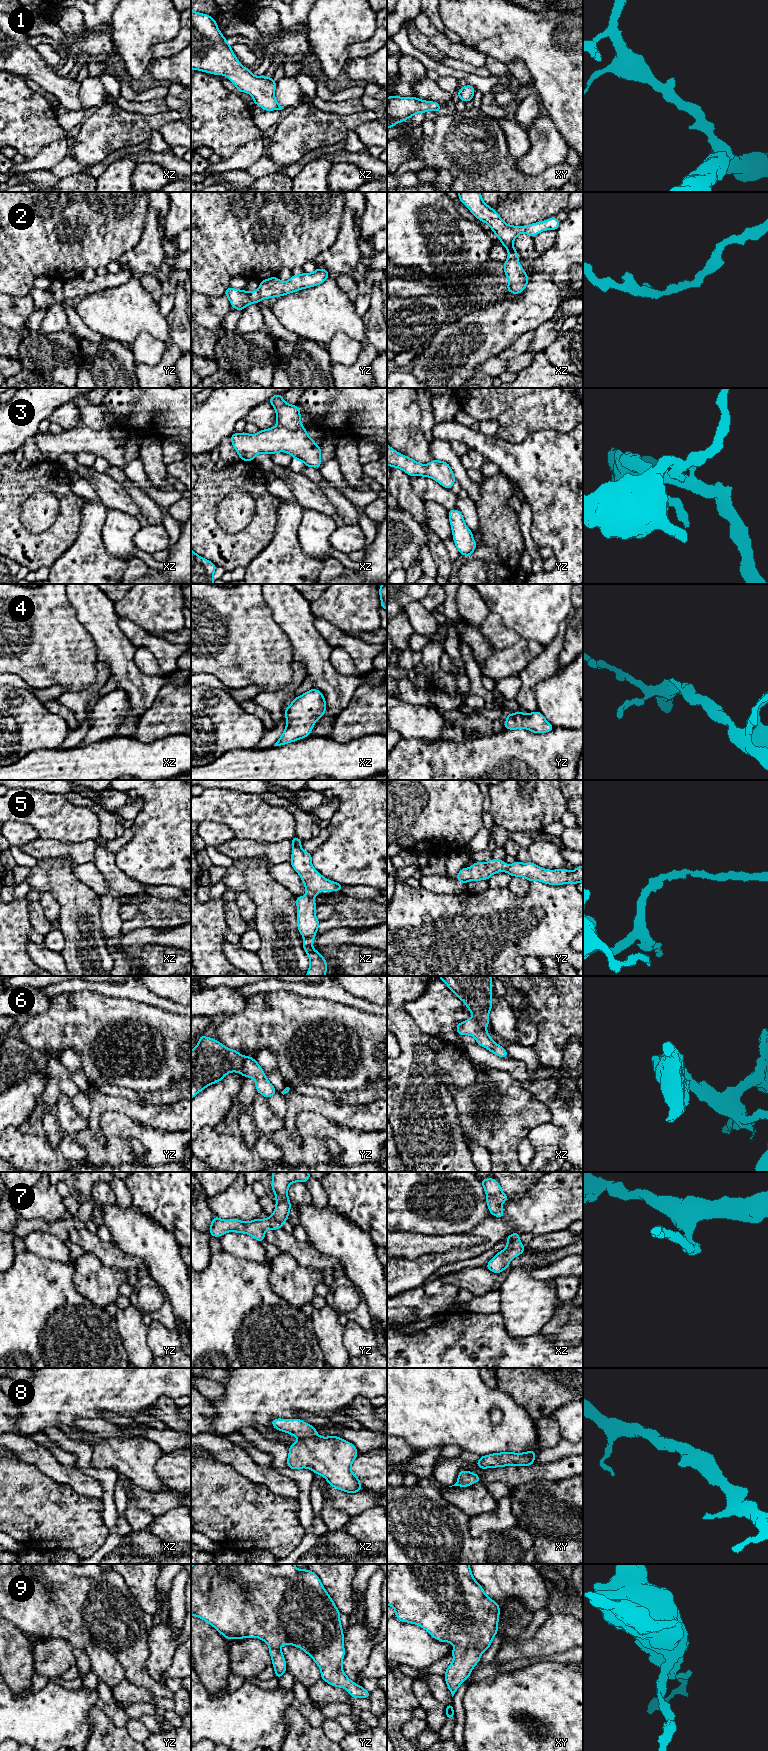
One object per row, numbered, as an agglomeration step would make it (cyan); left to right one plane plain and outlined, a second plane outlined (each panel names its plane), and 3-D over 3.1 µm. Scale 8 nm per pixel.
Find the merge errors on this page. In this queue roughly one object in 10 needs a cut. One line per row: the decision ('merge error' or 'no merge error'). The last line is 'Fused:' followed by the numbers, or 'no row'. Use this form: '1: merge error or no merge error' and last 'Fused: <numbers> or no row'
1: no merge error
2: no merge error
3: no merge error
4: no merge error
5: no merge error
6: no merge error
7: no merge error
8: no merge error
9: no merge error
Fused: no row

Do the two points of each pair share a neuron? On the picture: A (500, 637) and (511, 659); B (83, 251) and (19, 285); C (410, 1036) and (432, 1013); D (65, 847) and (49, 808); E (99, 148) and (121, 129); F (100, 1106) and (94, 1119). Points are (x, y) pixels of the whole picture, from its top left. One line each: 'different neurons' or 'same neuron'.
A: different neurons
B: same neuron
C: different neurons
D: different neurons
E: same neuron
F: same neuron

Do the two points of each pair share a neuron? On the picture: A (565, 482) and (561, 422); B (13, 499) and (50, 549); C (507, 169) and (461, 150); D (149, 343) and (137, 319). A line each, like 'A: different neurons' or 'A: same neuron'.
A: different neurons
B: same neuron
C: same neuron
D: different neurons

